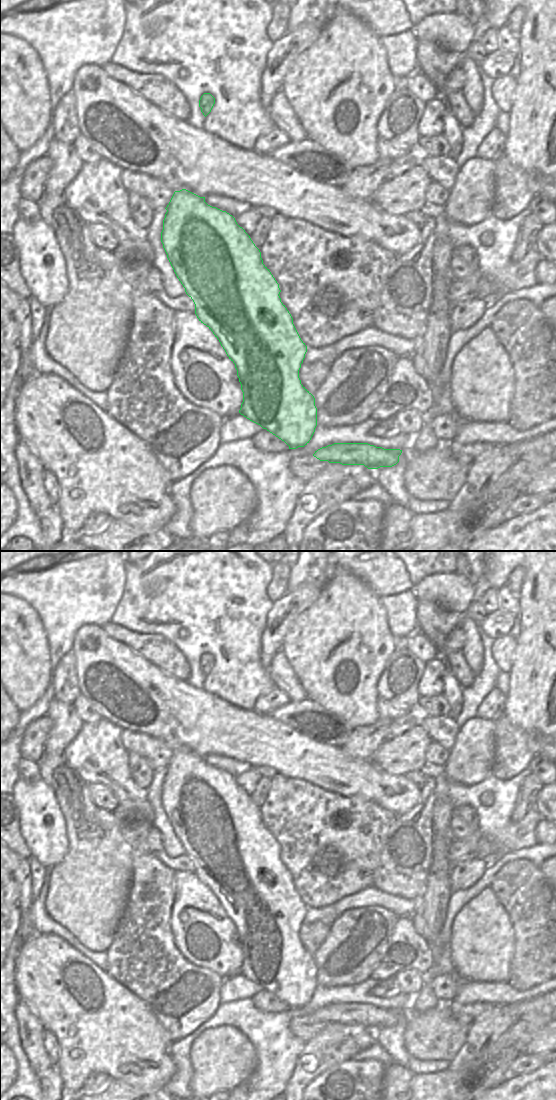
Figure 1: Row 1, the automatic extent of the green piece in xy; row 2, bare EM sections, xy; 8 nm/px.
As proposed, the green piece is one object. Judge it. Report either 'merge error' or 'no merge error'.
no merge error

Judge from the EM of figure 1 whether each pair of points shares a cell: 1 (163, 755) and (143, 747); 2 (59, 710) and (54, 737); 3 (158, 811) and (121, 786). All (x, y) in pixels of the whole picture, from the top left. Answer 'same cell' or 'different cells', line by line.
1: same cell
2: same cell
3: different cells

